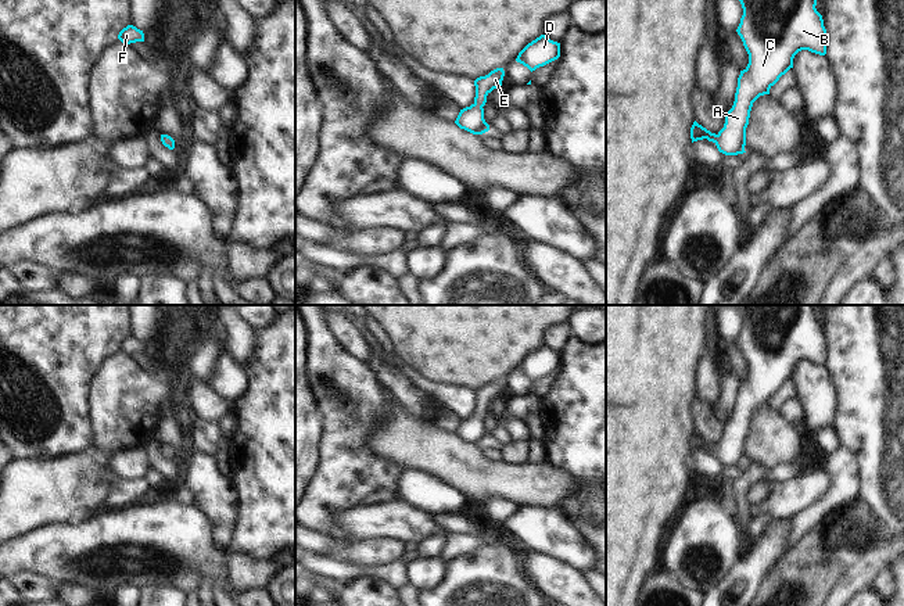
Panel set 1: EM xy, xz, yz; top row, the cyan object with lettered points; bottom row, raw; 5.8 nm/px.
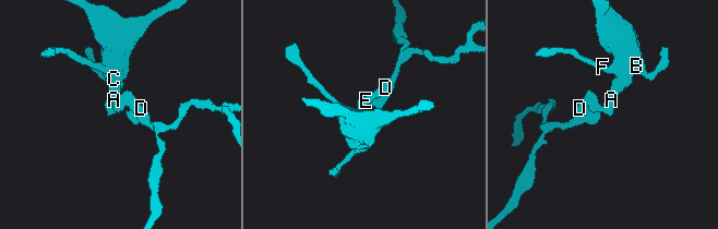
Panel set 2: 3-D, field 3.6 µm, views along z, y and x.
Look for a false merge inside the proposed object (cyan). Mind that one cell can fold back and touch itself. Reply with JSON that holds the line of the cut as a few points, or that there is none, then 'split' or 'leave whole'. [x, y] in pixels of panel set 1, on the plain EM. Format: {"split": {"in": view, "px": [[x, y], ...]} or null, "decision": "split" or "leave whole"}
{"split": null, "decision": "leave whole"}

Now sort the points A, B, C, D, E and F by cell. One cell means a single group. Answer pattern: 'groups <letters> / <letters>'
groups A B C D E F

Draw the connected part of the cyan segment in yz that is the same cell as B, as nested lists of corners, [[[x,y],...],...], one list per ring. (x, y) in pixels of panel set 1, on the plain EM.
[[[729,305],[736,308],[743,319],[740,334],[736,340],[749,365],[747,377],[740,381],[732,419],[725,424],[724,438],[715,445],[696,431],[690,438],[692,453],[707,449],[725,466],[743,465],[746,456],[746,438],[749,435],[753,413],[793,379],[793,369],[801,361],[825,366],[826,340],[822,326],[817,322],[814,305]]]

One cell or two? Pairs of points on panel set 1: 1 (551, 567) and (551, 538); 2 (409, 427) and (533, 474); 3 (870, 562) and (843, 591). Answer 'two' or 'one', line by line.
1: two
2: one
3: one

